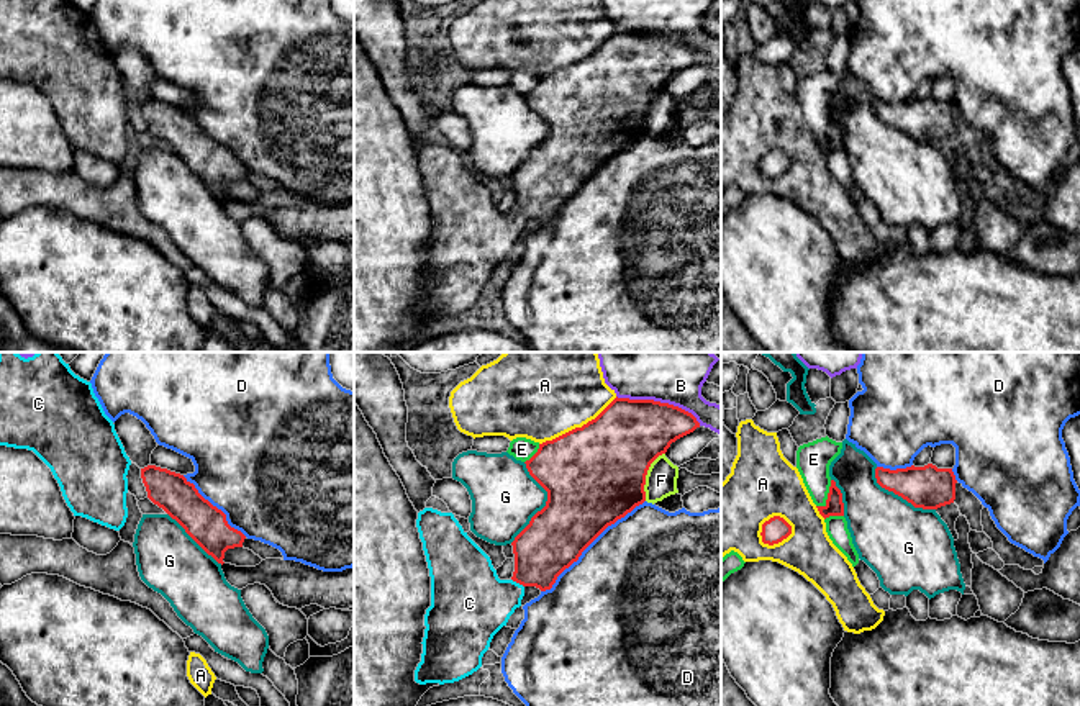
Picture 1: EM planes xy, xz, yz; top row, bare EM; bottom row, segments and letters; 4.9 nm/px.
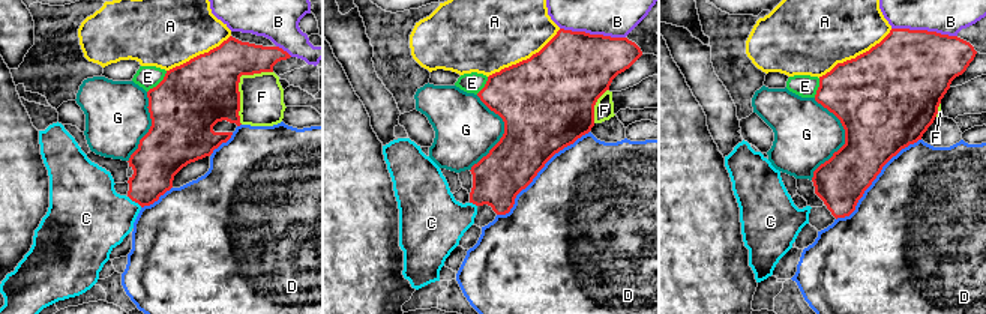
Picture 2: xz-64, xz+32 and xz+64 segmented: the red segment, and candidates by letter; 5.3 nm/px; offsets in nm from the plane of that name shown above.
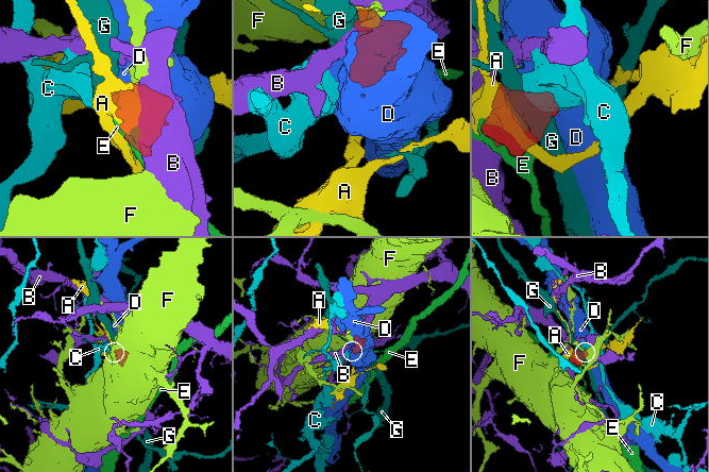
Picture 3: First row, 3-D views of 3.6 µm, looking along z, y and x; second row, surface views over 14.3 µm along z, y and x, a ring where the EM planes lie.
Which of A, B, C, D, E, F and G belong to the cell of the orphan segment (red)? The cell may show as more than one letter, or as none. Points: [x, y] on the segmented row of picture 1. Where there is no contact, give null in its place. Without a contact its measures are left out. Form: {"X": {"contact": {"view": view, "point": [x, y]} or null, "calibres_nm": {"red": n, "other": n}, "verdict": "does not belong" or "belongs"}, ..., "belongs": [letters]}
{"A": {"contact": {"view": "yz", "point": [779, 541]}, "calibres_nm": {"red": 120, "other": 300}, "verdict": "does not belong"}, "B": {"contact": {"view": "xz", "point": [659, 402]}, "calibres_nm": {"red": 360, "other": 480}, "verdict": "does not belong"}, "C": {"contact": {"view": "xz", "point": [518, 582]}, "calibres_nm": {"red": 300, "other": 360}, "verdict": "belongs"}, "D": {"contact": {"view": "xz", "point": [590, 543]}, "calibres_nm": {"red": 400, "other": 500}, "verdict": "does not belong"}, "E": {"contact": {"view": "yz", "point": [828, 497]}, "calibres_nm": {"red": 90, "other": 170}, "verdict": "does not belong"}, "F": {"contact": {"view": "xz", "point": [646, 474]}, "calibres_nm": {"red": 480, "other": 160}, "verdict": "does not belong"}, "G": {"contact": {"view": "xz", "point": [546, 503]}, "calibres_nm": {"red": 460, "other": 320}, "verdict": "does not belong"}, "belongs": ["C"]}

